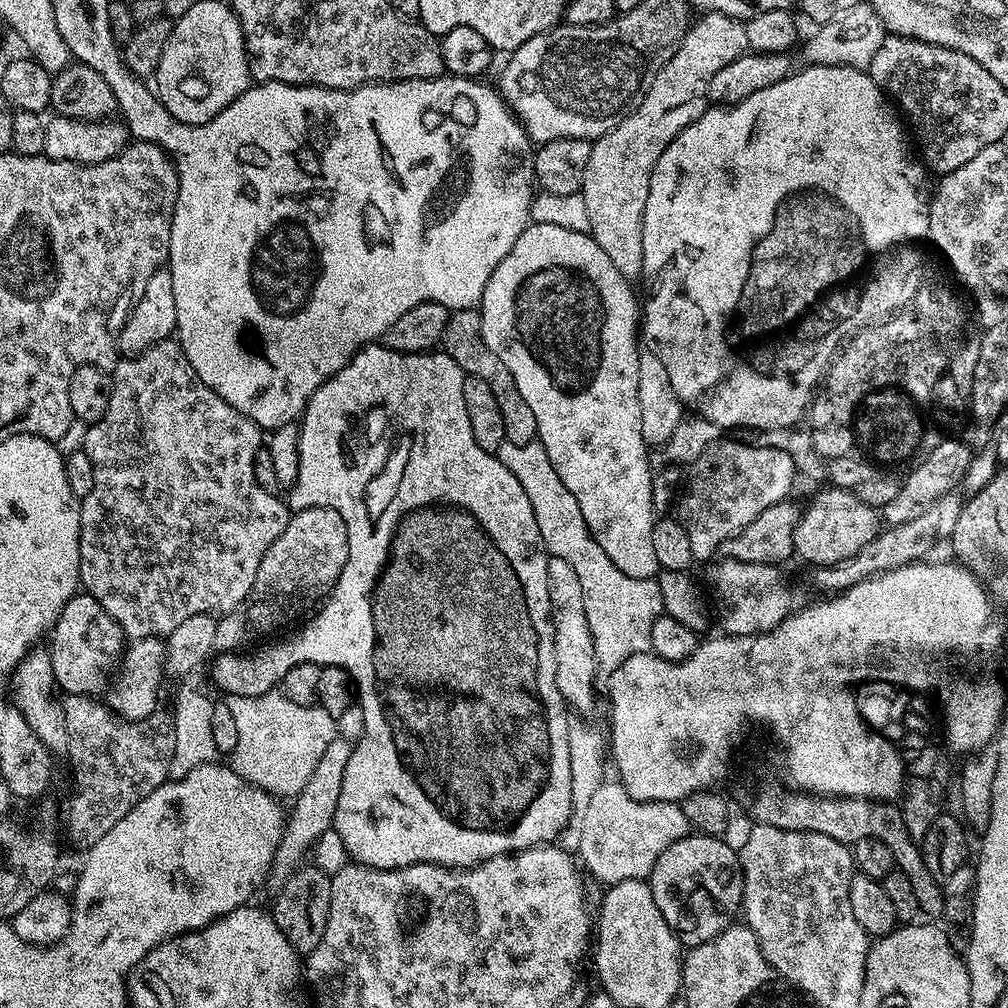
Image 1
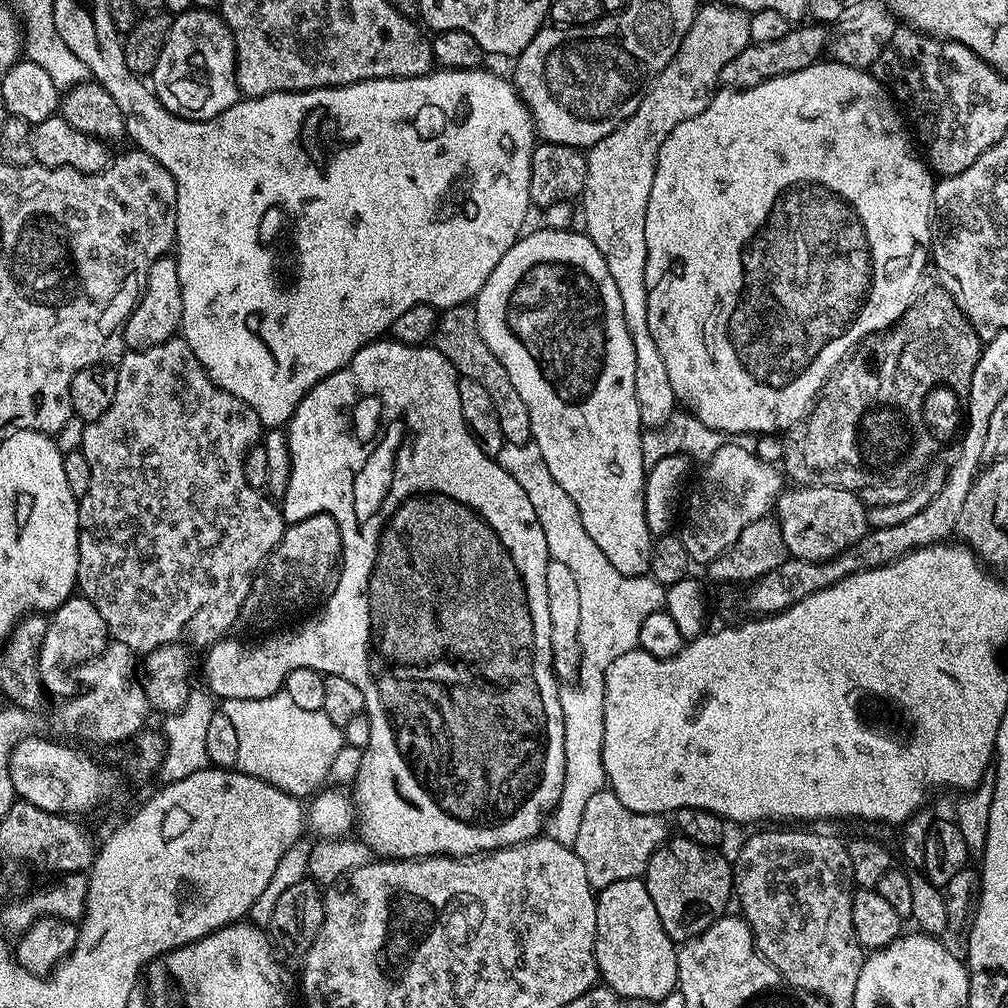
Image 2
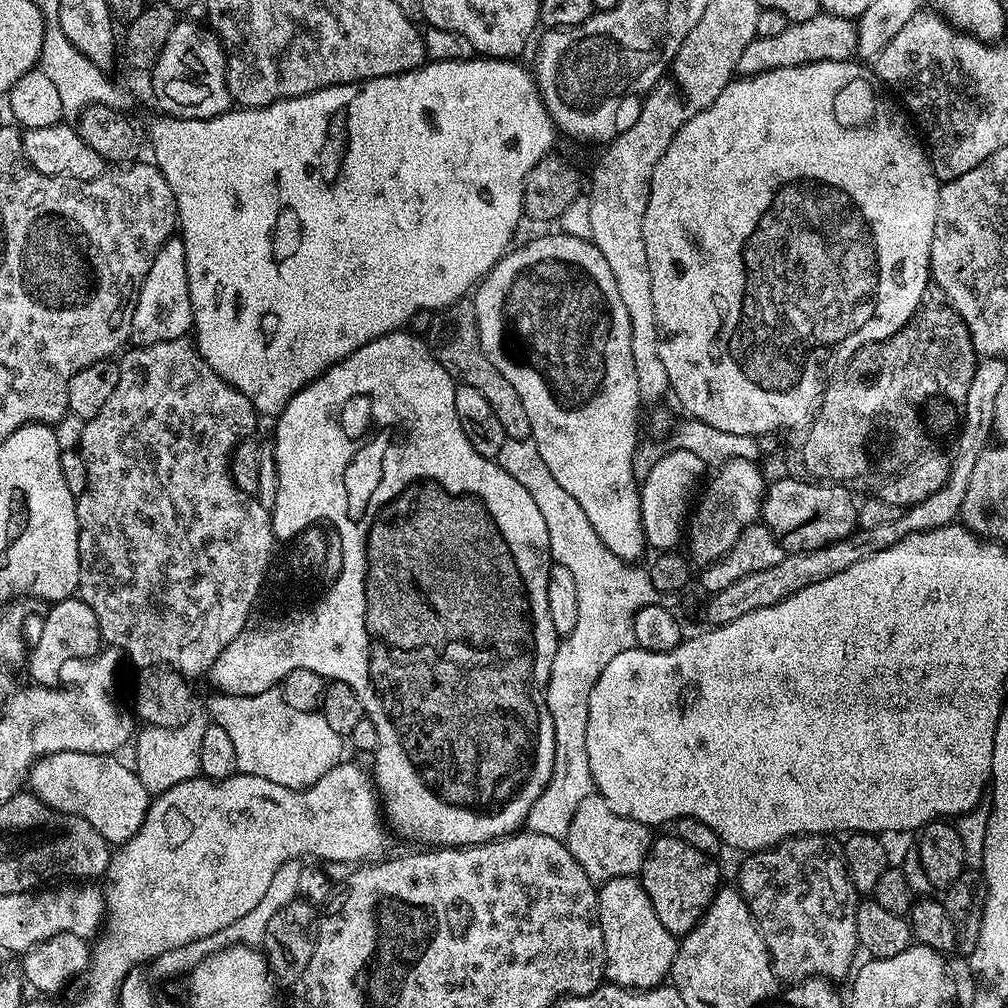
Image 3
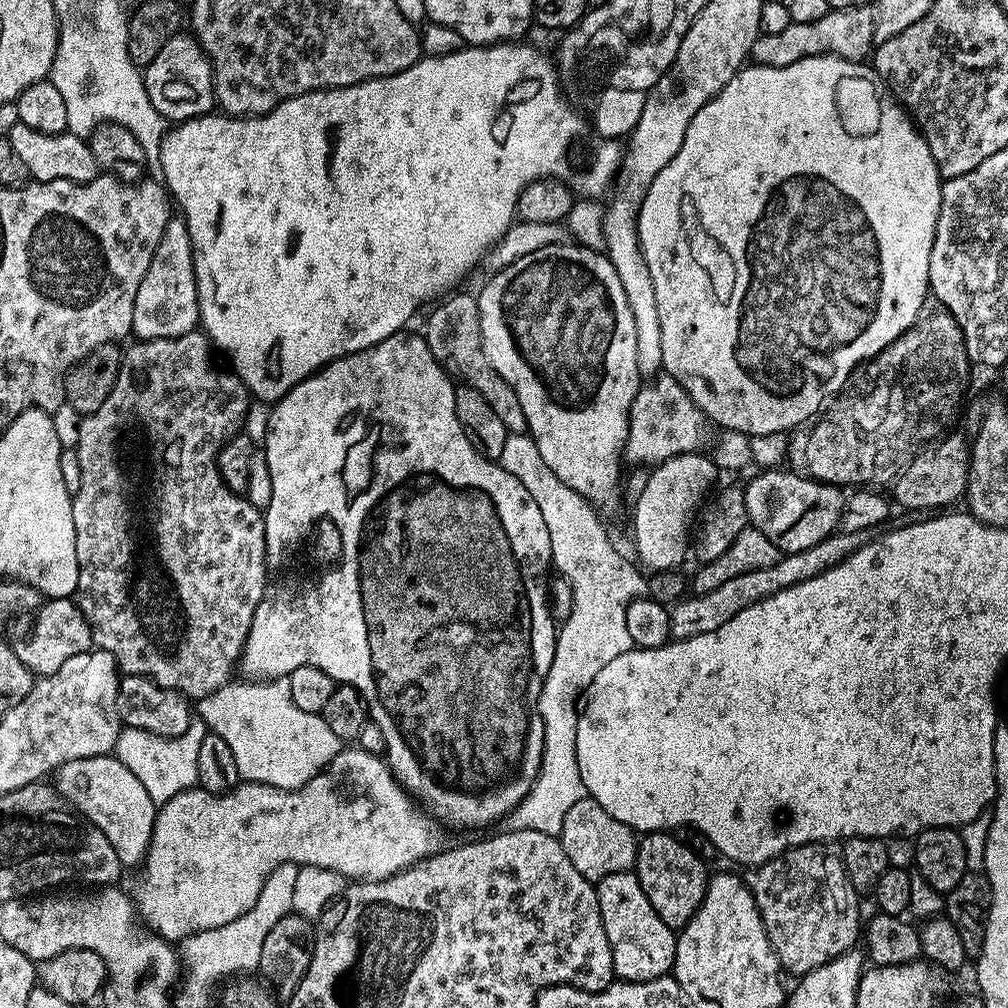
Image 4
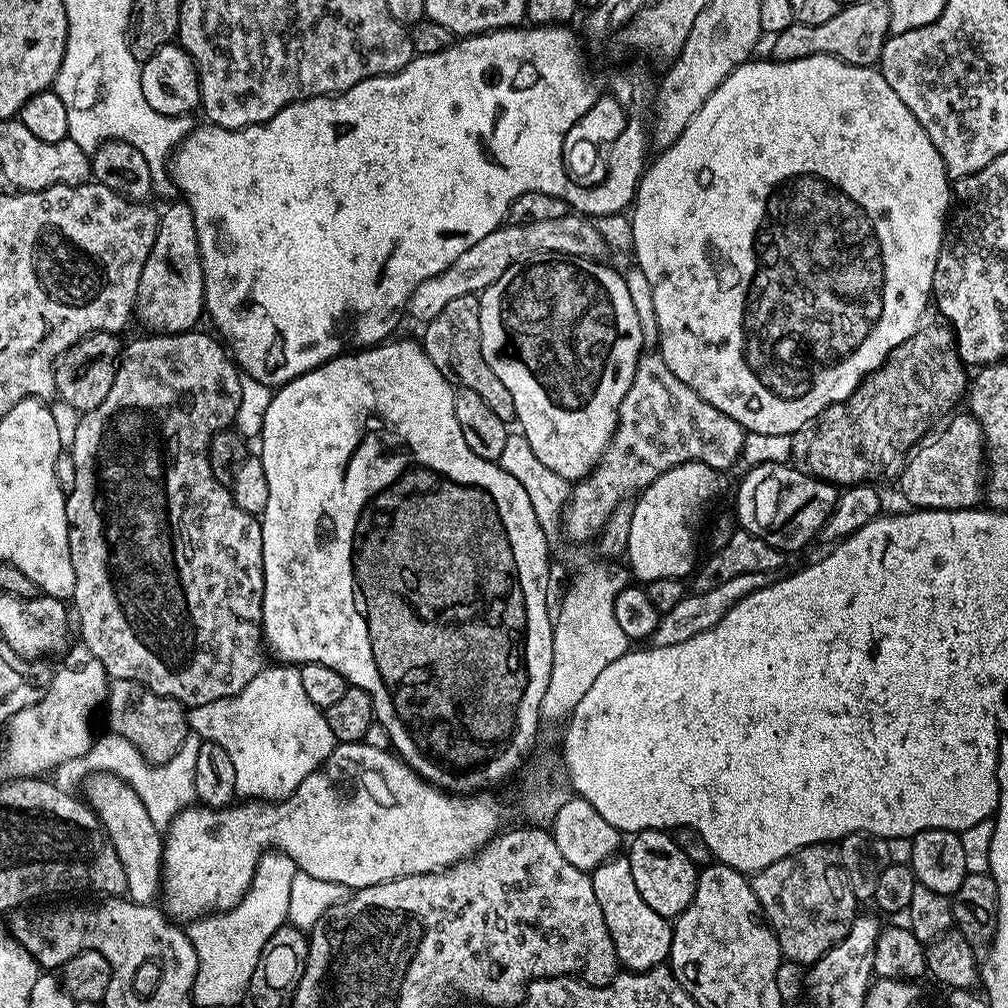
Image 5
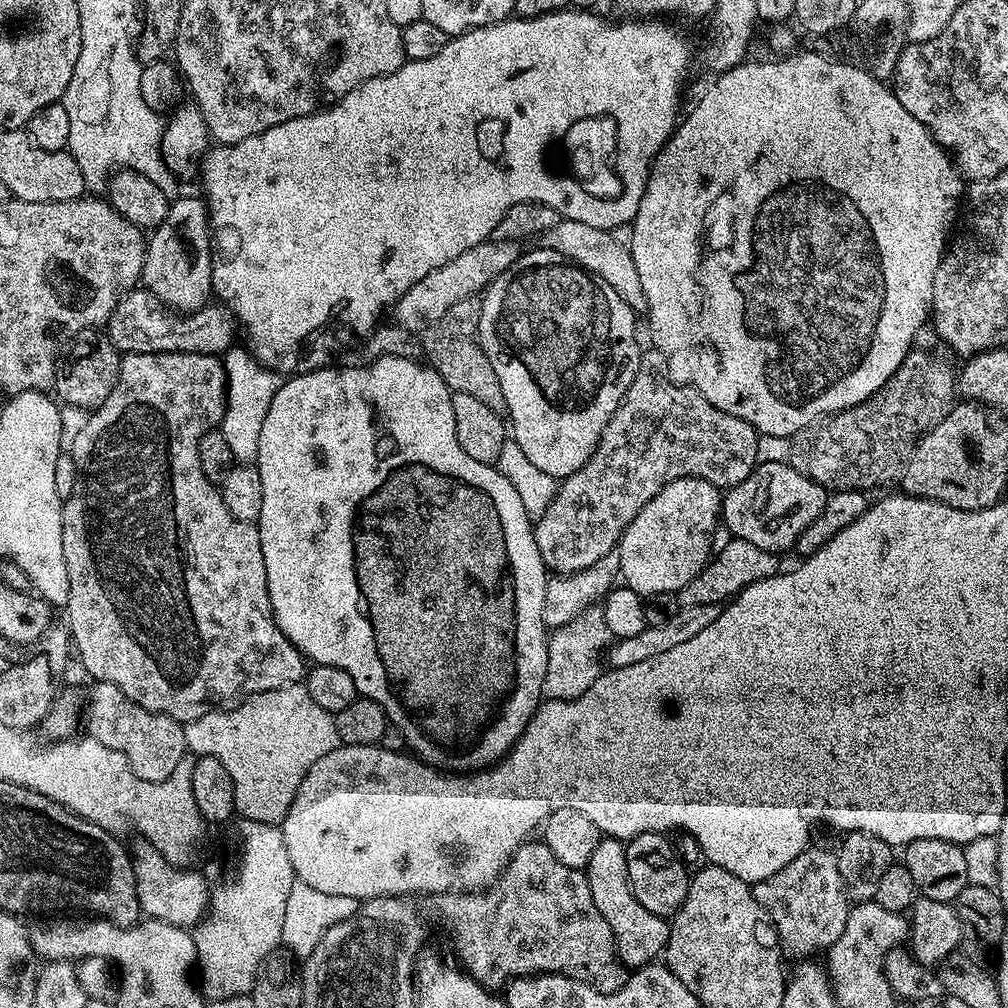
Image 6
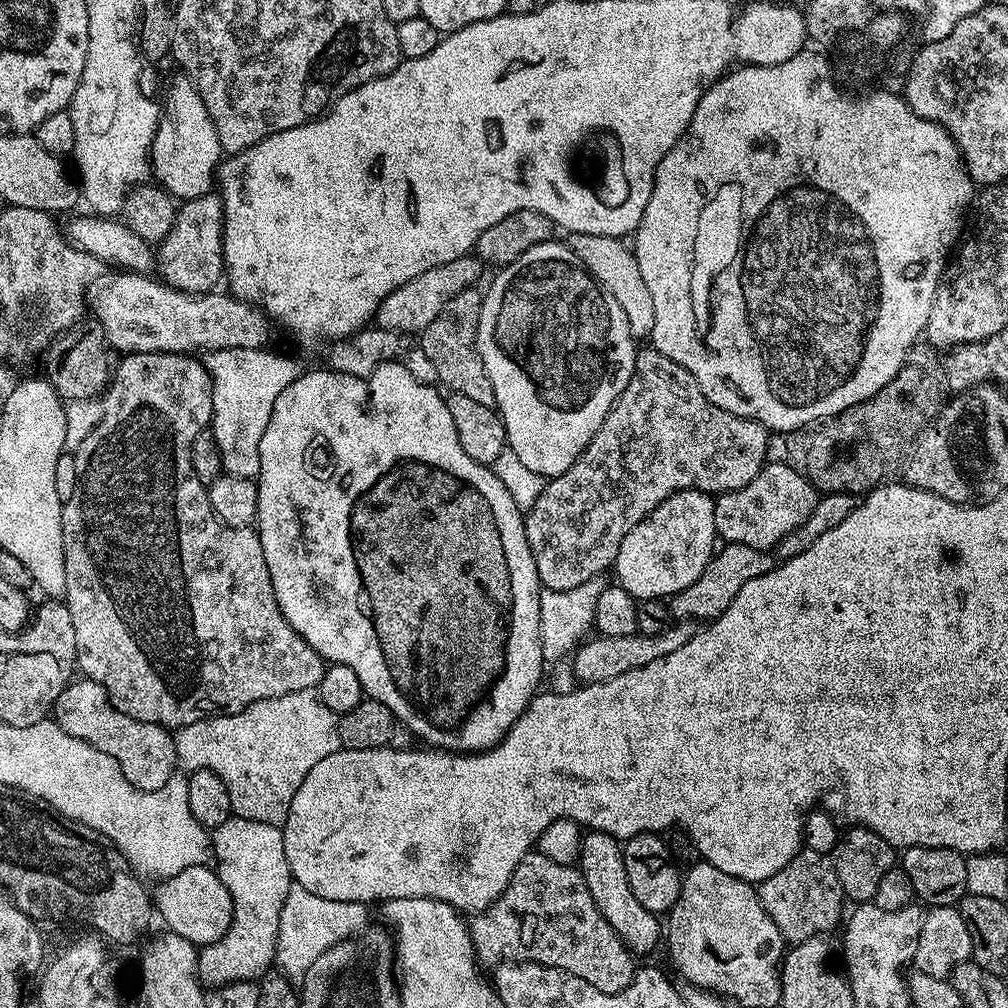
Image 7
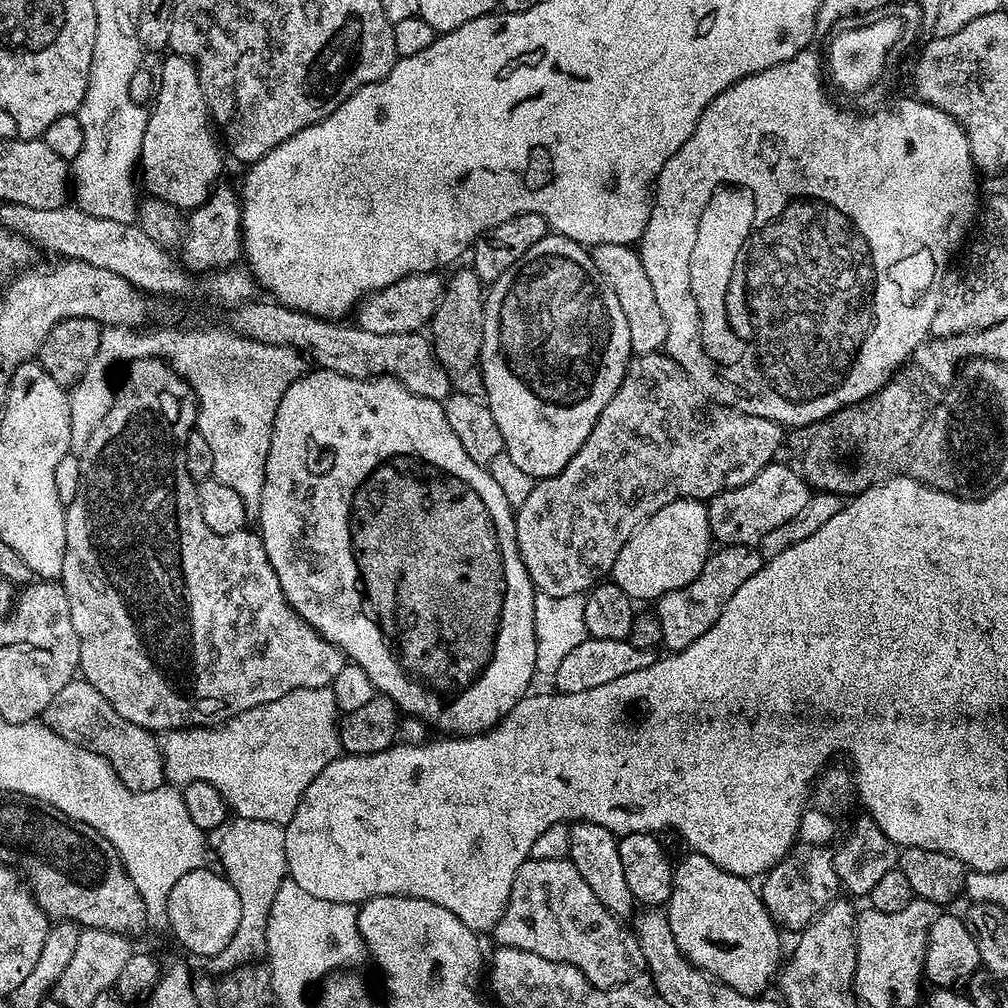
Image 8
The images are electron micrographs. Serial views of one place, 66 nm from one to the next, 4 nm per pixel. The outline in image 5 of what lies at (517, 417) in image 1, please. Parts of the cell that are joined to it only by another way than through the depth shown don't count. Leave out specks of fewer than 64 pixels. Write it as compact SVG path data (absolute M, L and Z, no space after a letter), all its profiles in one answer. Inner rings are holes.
M479 295L453 298L443 308L442 314L438 314L438 318L423 325L422 331L424 331L424 340L422 339L424 353L428 355L430 362L434 362L434 366L438 366L438 370L442 370L444 376L461 388L474 390L474 394L480 395L486 406L490 406L490 410L498 414L498 418L502 418L505 422L515 421L514 398L510 398L510 390L502 386L498 374L494 374L494 370L486 366L486 358L482 358L480 353Z

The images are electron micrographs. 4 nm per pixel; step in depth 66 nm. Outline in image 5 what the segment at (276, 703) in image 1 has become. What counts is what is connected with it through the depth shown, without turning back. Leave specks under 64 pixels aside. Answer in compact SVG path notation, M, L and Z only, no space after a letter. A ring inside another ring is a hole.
M266 666L263 671L259 672L250 683L238 693L237 696L230 698L218 698L218 702L206 702L206 706L198 706L191 709L187 713L188 727L195 735L199 736L201 741L217 743L226 750L227 757L231 759L231 763L235 769L235 781L237 782L236 795L240 798L247 798L252 802L279 802L285 800L287 796L293 796L298 790L298 786L302 786L302 782L312 772L319 772L324 767L325 762L330 758L330 754L336 748L337 741L334 738L334 730L330 730L330 722L328 721L325 709L314 706L314 702L310 702L310 698L306 695L306 690L302 687L302 678L300 677L299 667L296 666L276 666L280 668L272 668Z

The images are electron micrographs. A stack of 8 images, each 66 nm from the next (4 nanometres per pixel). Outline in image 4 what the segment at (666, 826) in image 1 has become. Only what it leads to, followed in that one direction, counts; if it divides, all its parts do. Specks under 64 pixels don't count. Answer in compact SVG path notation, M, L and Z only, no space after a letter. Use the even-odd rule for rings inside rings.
M590 798L570 806L562 821L558 839L562 850L566 850L566 858L574 862L574 870L578 870L582 878L593 882L606 878L606 874L629 871L636 862L637 833L630 826L610 818L610 814L606 814L606 810L602 810L602 806Z

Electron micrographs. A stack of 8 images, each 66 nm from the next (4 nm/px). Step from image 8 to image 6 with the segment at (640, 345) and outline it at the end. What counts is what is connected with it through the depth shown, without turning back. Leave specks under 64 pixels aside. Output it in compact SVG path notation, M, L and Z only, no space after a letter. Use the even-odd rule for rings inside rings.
M561 218L554 226L550 226L550 230L540 233L538 240L543 247L562 254L567 260L583 268L589 276L614 289L622 298L622 302L626 302L626 306L630 306L633 312L647 313L646 290L642 288L642 282L638 279L638 269L634 266L631 247L625 241L623 244L616 236L619 235L607 228Z

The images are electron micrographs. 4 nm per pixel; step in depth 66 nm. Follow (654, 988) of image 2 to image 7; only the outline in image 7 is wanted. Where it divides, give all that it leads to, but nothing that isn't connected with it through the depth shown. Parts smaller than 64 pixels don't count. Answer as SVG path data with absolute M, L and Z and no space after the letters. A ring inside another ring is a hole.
M585 831L580 838L578 867L584 873L584 881L590 890L590 898L594 898L594 906L598 906L602 918L614 926L614 934L618 934L618 938L622 938L624 945L634 954L654 951L656 943L662 940L662 920L657 913L646 910L638 898L634 898L634 890L630 890L630 881L626 878L621 841L605 832Z

